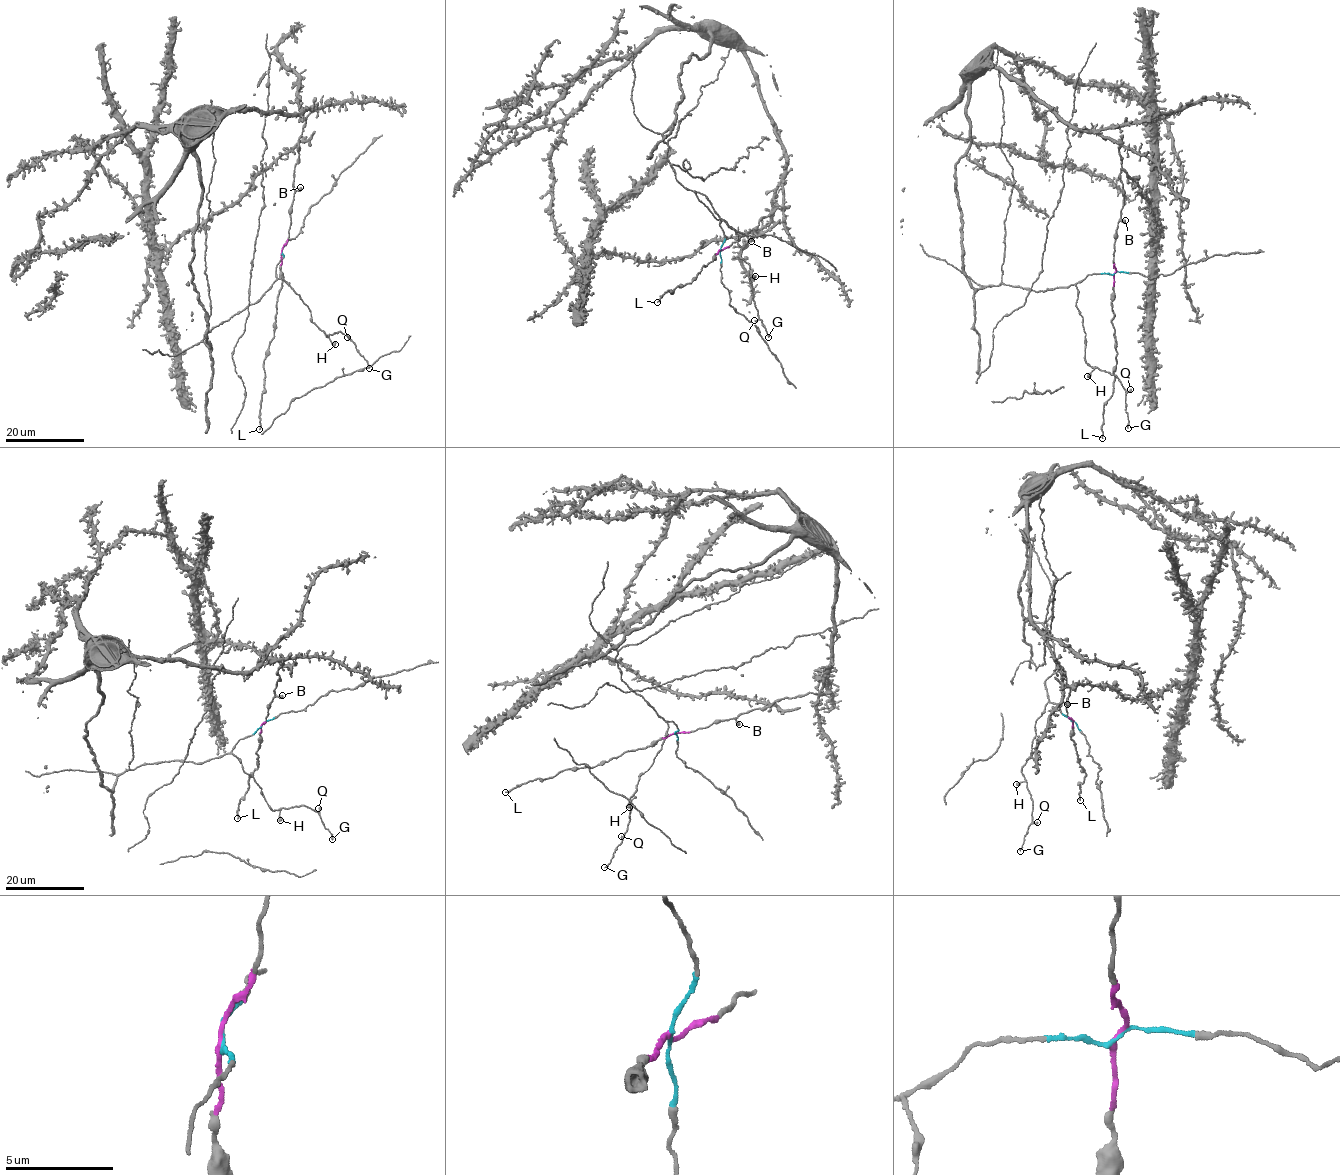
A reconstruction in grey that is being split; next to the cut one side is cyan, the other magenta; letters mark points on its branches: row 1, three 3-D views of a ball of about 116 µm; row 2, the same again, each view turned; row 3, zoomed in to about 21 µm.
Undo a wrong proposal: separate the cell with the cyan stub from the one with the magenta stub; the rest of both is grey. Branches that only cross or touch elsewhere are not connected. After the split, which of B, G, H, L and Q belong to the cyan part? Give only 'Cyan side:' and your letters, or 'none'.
Cyan side: G, H, Q

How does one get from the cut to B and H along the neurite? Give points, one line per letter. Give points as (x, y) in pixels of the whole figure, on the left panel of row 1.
B: (282, 251), (289, 236), (293, 198), (301, 188)
H: (282, 251), (283, 258), (275, 273), (277, 278), (299, 296), (310, 310), (311, 321), (335, 344)

